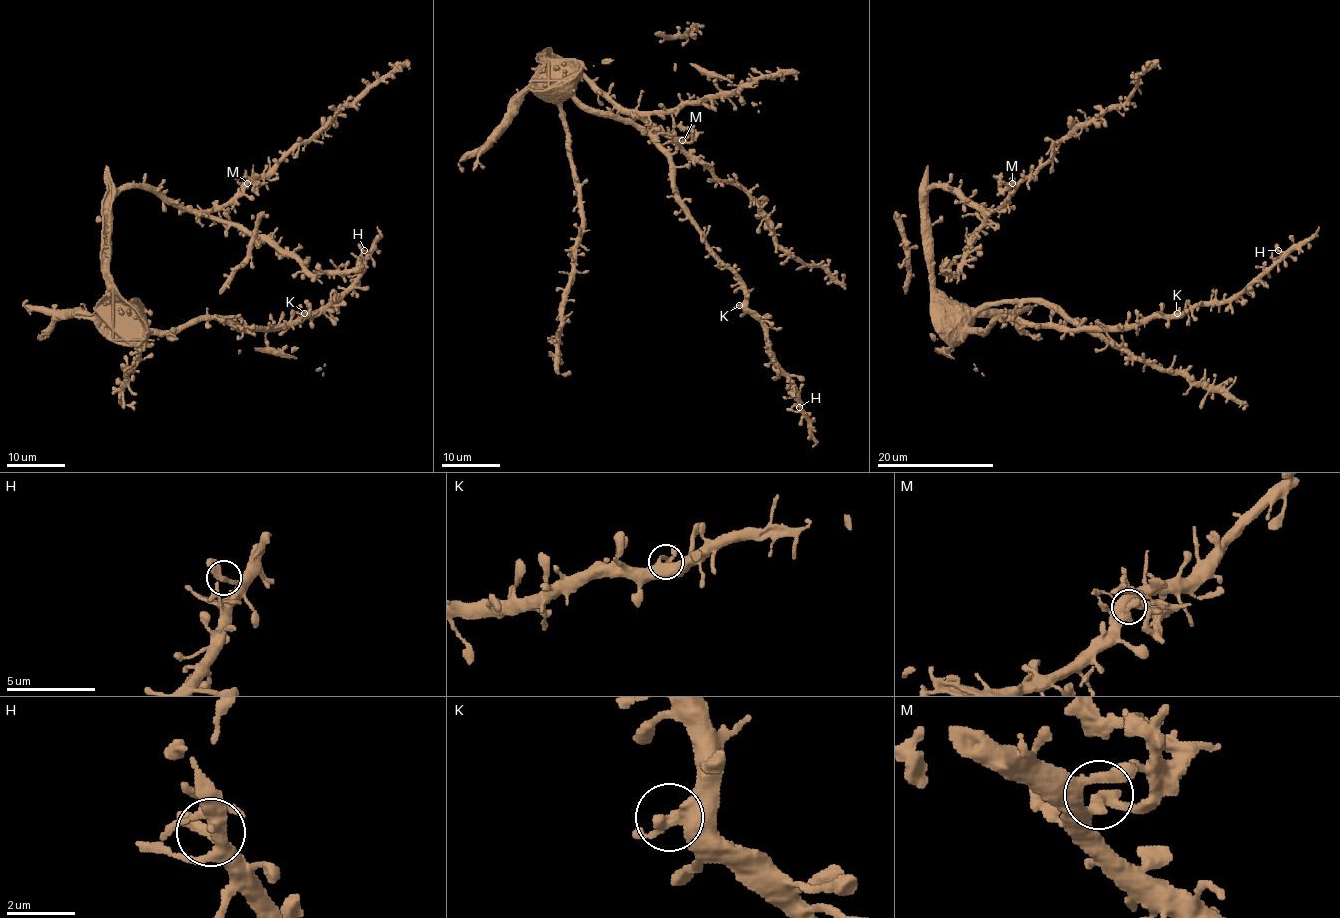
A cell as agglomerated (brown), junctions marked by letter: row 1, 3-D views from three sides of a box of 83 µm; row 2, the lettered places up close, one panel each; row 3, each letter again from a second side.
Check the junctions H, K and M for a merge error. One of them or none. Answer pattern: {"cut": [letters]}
{"cut": ["M"]}

